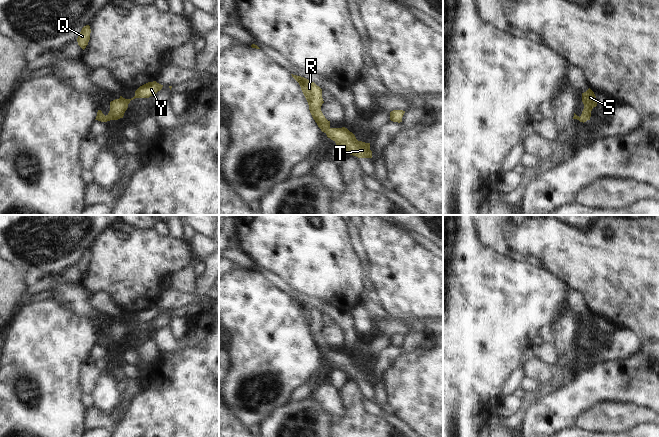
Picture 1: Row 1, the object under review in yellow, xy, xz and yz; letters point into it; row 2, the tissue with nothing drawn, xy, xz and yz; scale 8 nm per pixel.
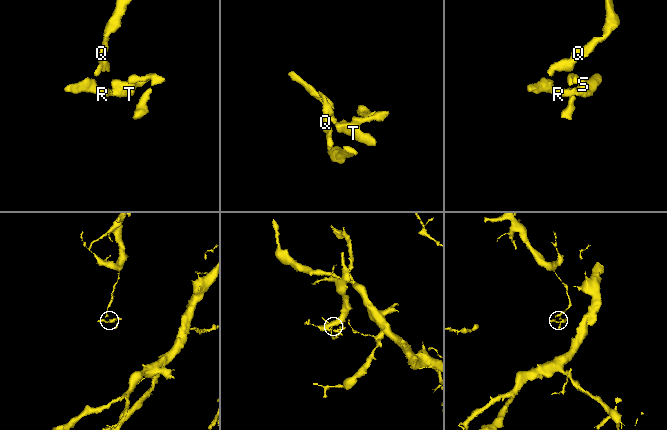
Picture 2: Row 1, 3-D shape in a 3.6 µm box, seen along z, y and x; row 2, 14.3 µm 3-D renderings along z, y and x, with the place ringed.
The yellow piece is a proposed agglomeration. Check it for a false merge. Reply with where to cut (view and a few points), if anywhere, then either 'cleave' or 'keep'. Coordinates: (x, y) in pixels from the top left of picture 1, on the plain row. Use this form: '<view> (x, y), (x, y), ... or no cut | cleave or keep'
no cut | keep

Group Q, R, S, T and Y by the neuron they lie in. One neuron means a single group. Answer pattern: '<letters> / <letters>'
Q R S T Y

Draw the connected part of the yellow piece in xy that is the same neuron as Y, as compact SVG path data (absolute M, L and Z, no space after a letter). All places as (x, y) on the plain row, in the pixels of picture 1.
M153 305L153 306L148 306L142 310L140 310L136 315L135 315L135 320L131 323L125 323L123 322L122 320L120 320L119 323L115 323L113 325L110 326L110 335L109 337L105 340L101 334L98 334L97 336L97 340L96 340L96 343L95 344L98 344L98 345L101 345L101 346L107 346L107 345L110 345L110 344L118 344L120 342L123 342L124 340L124 337L125 335L127 334L128 332L128 328L130 327L131 324L135 323L135 322L149 322L150 320L153 320L155 319L158 315L160 315L162 313L163 309L157 307L156 305Z

